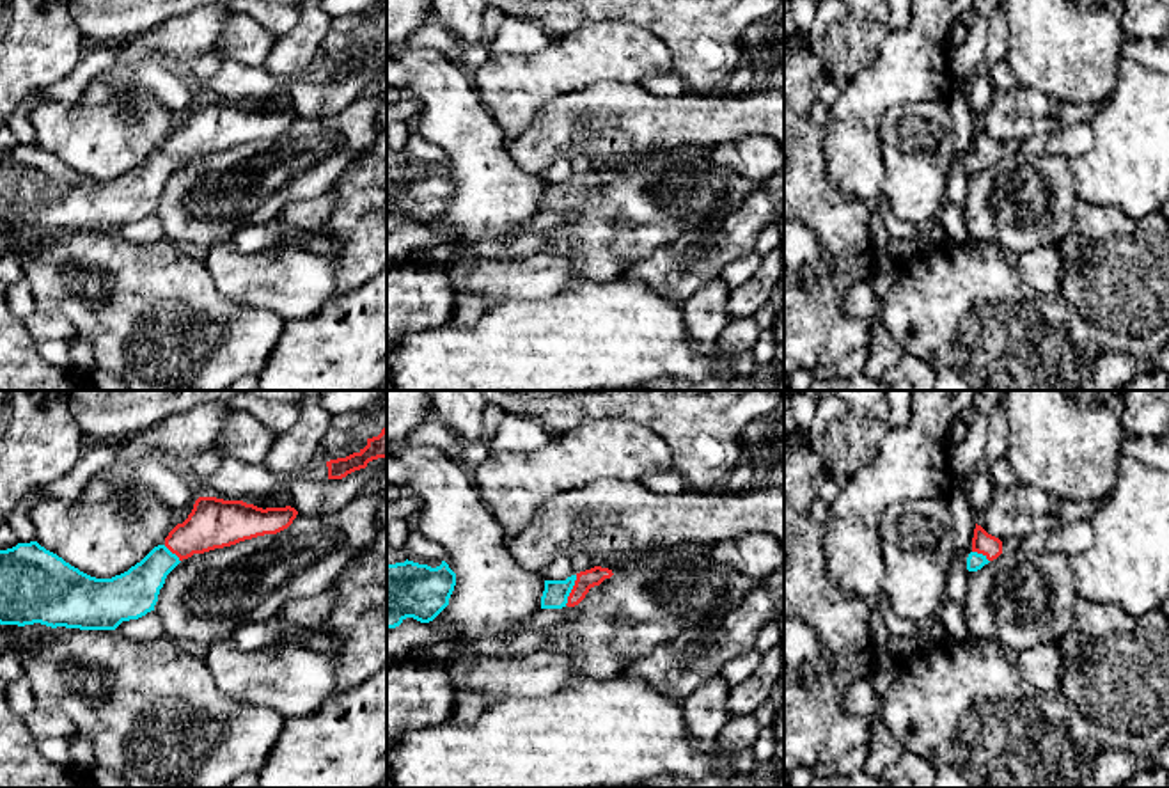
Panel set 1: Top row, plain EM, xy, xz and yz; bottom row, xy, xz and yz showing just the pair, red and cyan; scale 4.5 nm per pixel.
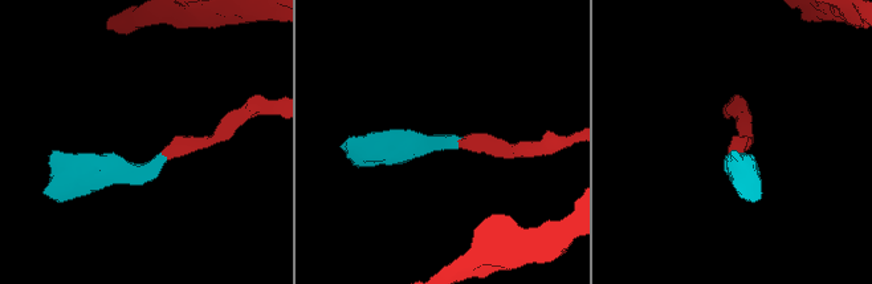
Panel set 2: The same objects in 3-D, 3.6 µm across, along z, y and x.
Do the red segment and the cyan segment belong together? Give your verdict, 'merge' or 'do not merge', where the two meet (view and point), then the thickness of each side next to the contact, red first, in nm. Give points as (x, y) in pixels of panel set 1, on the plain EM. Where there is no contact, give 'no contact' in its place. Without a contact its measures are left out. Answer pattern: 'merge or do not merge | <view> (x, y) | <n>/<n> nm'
merge | xz (572, 192) | 90/120 nm

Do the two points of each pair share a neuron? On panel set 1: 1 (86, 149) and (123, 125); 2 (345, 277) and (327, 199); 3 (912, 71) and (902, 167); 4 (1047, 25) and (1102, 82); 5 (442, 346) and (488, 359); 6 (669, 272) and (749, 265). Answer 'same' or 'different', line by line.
1: same
2: different
3: different
4: same
5: same
6: different

